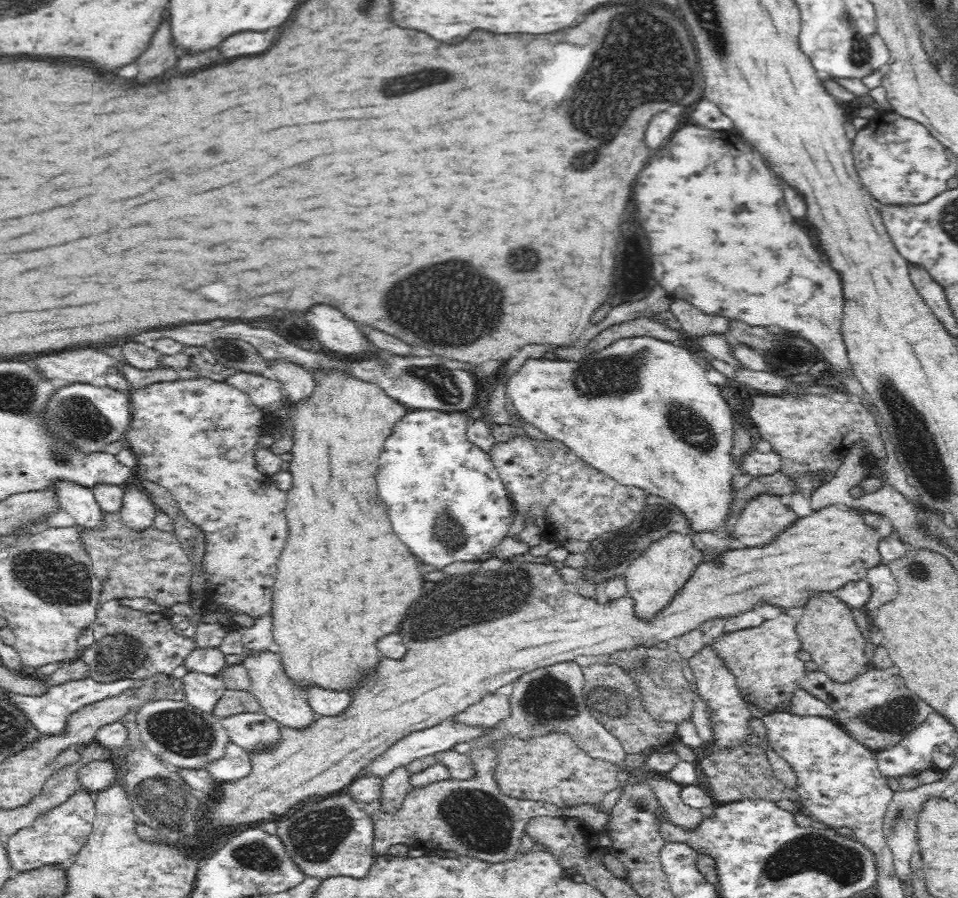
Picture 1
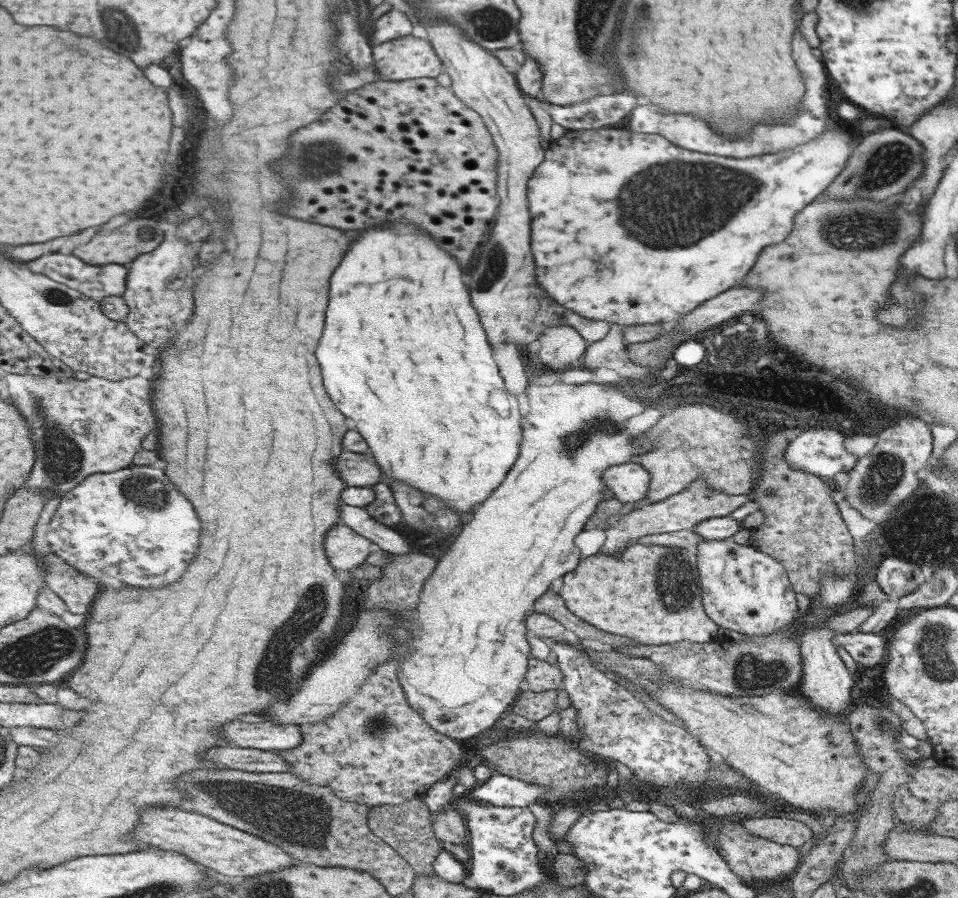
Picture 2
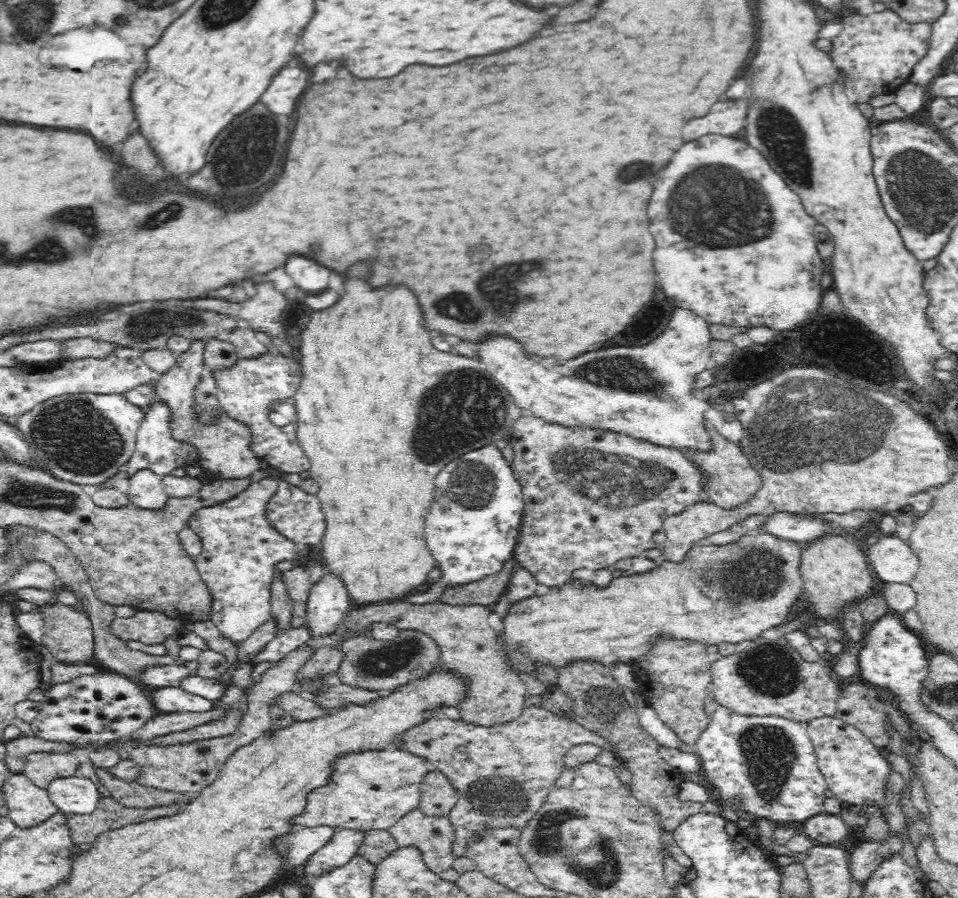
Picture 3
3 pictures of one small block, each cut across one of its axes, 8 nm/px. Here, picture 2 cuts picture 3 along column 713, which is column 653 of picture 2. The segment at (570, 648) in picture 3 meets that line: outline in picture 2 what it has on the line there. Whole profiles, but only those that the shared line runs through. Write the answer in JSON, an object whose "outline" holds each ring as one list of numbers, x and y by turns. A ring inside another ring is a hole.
{"outline":[[638,542,626,545,619,556,595,553,583,558,579,565,561,577,562,585,558,592,565,608,577,618,595,626,597,630,629,640,641,640,644,645,669,644,687,640,695,644,705,644,719,639,718,626,709,620,701,603,699,576,697,576,696,555,677,546,642,545]]}

